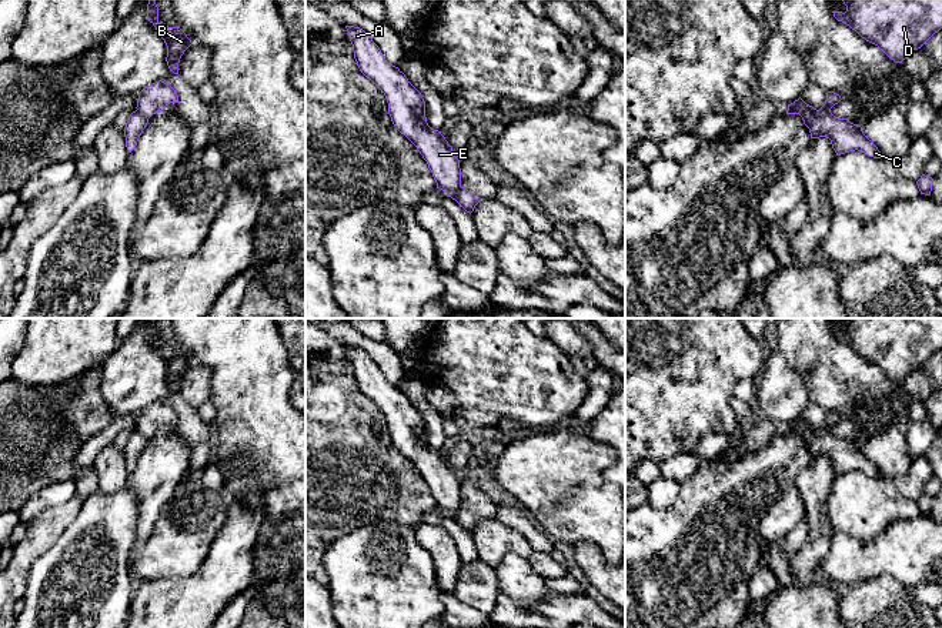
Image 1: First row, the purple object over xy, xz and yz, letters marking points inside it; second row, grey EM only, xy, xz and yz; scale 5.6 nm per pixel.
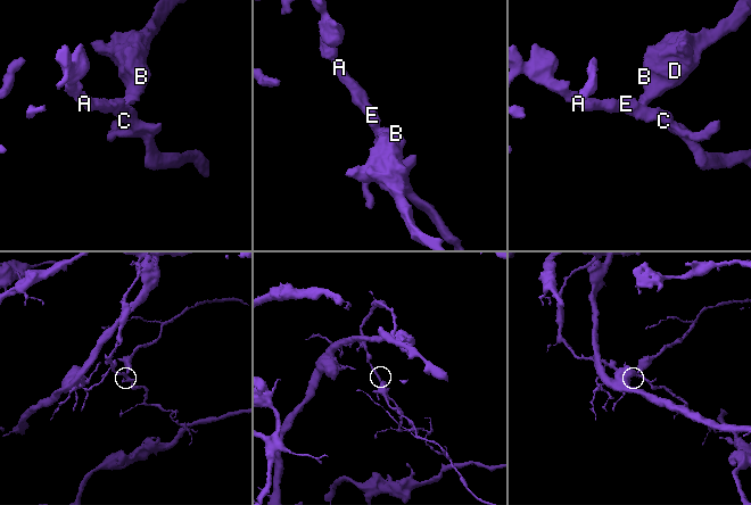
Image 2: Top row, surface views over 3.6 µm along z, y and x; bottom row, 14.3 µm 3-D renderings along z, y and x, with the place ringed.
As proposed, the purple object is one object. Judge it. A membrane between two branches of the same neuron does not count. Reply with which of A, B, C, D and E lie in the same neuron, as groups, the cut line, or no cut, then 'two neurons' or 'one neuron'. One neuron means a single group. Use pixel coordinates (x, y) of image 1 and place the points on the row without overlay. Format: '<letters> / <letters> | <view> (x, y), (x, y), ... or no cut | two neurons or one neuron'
A C E / B D | xz (461, 507), (456, 520) | two neurons

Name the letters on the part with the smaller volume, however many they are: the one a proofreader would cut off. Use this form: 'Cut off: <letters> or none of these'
Cut off: B, D

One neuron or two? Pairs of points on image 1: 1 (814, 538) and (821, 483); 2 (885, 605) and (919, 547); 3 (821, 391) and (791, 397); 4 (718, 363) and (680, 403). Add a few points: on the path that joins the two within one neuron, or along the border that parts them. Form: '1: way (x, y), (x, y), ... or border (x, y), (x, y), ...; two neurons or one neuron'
1: way (814, 524), (814, 497); one neuron
2: border (864, 583), (881, 575), (891, 575), (905, 587); two neurons
3: border (788, 367), (801, 378), (809, 401); two neurons
4: way (708, 373), (688, 393); one neuron

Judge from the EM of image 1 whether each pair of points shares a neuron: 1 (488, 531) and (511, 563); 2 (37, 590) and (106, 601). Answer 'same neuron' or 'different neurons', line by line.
1: different neurons
2: same neuron

